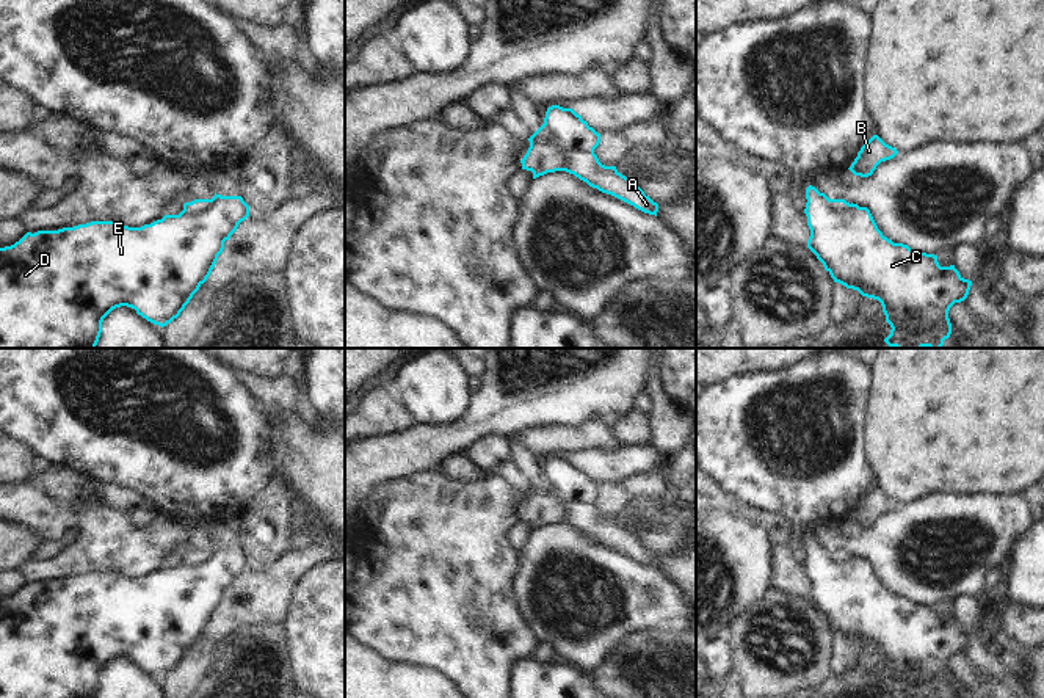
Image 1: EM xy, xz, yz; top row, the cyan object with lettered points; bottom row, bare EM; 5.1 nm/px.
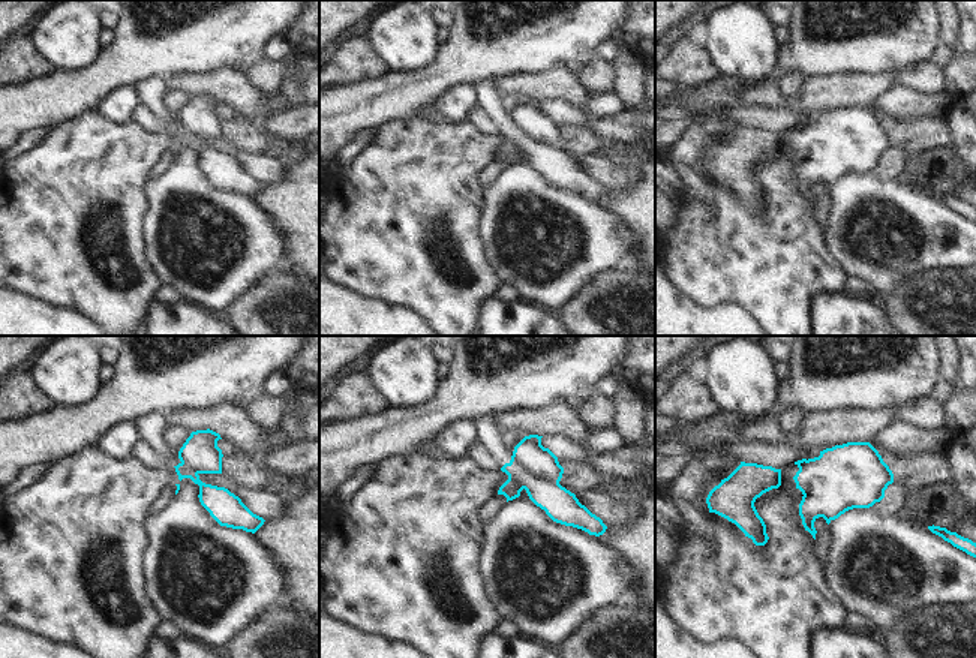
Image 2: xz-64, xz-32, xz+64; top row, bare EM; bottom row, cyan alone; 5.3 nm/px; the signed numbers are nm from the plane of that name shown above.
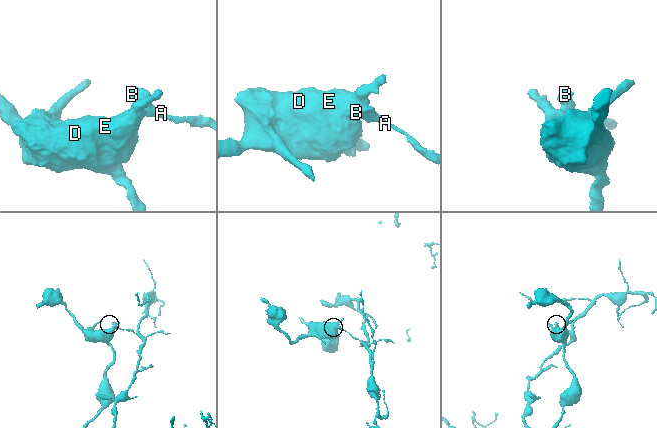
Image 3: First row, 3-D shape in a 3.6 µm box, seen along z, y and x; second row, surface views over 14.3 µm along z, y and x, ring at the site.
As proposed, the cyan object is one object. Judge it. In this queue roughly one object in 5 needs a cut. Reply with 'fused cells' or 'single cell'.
fused cells

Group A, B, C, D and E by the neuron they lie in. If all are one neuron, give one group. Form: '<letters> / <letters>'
A B / C D E

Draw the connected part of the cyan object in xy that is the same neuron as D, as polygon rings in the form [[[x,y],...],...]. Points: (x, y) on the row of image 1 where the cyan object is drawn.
[[[215,193],[204,213],[182,210],[141,227],[91,221],[58,231],[27,232],[14,245],[0,248],[0,348],[96,348],[103,318],[121,306],[135,309],[154,325],[166,326],[207,281],[224,242],[248,216],[249,205],[241,196]]]

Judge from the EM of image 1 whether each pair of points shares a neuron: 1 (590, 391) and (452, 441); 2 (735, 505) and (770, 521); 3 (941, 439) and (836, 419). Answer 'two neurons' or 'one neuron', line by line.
1: one neuron
2: one neuron
3: two neurons

